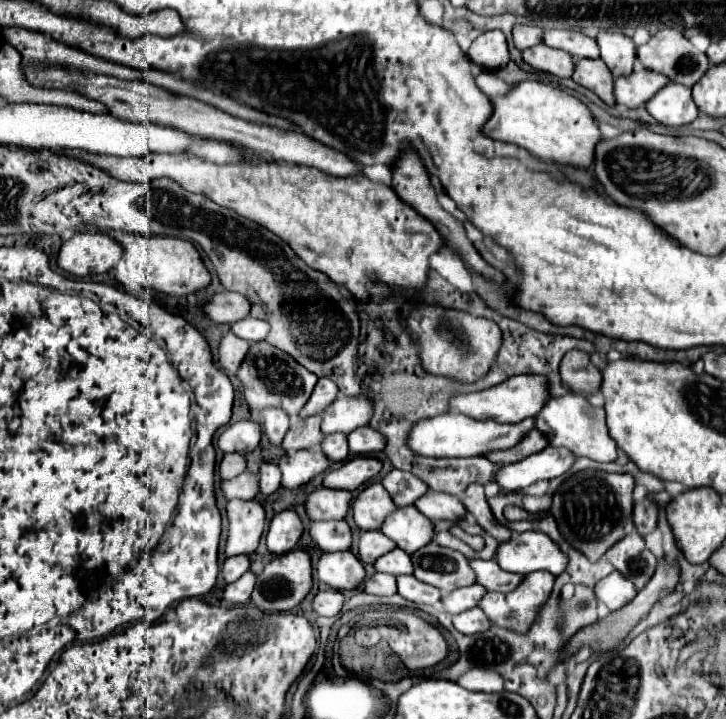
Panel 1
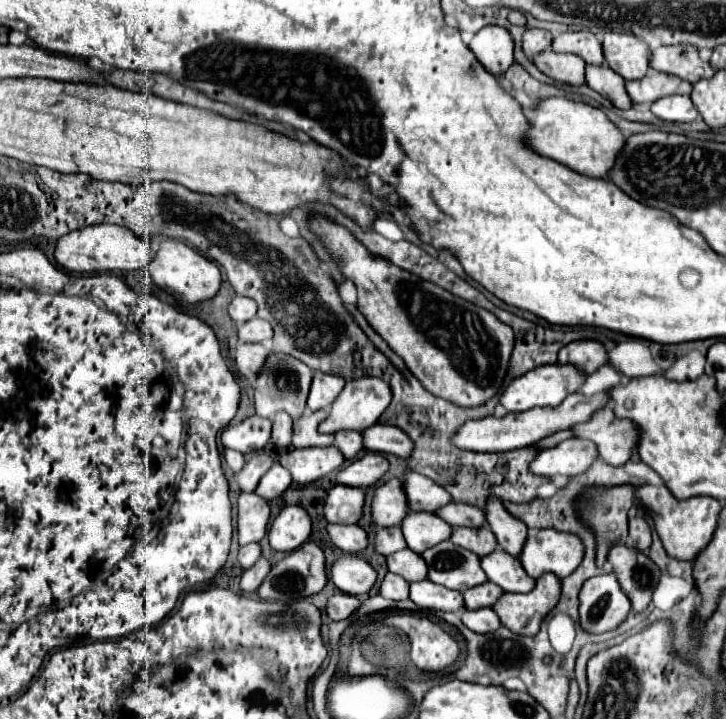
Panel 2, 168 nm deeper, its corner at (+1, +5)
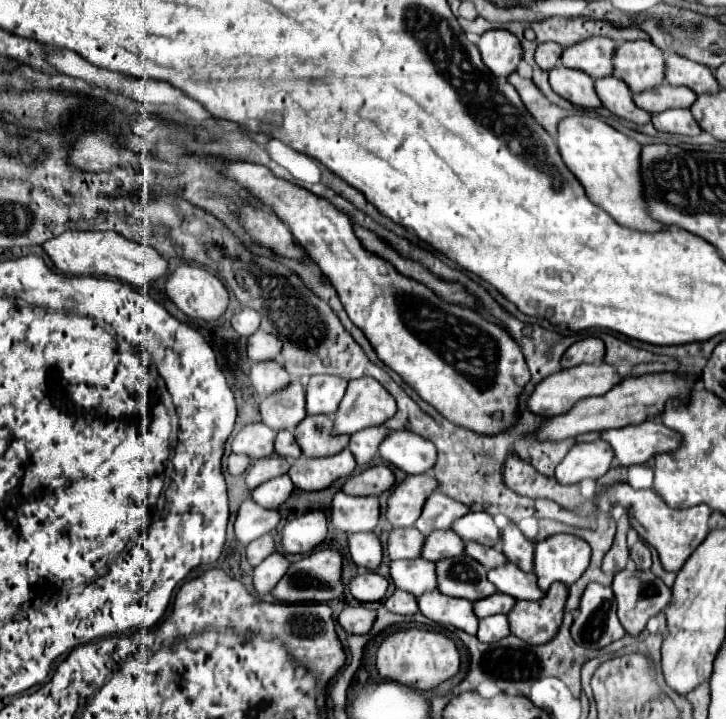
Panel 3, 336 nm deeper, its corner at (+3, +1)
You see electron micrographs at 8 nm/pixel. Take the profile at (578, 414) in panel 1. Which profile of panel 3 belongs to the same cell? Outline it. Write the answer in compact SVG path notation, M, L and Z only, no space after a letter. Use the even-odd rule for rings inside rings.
M645 420L625 428L603 430L601 440L609 442L617 466L643 464L657 452L671 452L679 446L681 436L663 426L659 420Z

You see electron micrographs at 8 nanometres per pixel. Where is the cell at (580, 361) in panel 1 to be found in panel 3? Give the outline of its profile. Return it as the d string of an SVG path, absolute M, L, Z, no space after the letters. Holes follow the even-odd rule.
M585 338L575 342L571 348L567 348L567 352L563 354L563 368L571 368L571 366L579 366L583 362L587 364L597 364L603 362L605 356L605 344L599 338Z

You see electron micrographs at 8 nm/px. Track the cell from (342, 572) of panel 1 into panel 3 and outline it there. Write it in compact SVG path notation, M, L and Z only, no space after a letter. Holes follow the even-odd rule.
M361 572L355 574L347 588L351 592L351 596L359 602L377 602L385 596L387 592L387 580L383 576L379 576L377 572Z

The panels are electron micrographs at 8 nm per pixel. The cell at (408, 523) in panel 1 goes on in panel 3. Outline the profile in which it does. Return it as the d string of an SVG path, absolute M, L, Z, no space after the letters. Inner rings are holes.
M435 530L435 534L425 536L421 558L437 562L439 558L457 556L463 552L463 540L453 530Z

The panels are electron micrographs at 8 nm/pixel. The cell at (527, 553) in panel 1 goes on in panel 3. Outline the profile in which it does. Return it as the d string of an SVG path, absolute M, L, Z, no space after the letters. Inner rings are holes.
M553 534L535 544L533 572L539 588L547 590L551 582L573 584L589 566L591 546L573 534Z

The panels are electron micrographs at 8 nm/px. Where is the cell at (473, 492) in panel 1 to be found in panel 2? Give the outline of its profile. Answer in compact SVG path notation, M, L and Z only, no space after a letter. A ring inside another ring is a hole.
M489 498L487 506L485 506L485 514L487 514L487 524L493 530L493 534L497 536L499 546L505 552L513 554L515 558L519 558L525 538L527 538L525 522L517 520L513 514L509 514L497 498Z

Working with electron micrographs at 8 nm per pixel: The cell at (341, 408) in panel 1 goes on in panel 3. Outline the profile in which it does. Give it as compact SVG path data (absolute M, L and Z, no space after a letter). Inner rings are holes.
M375 378L351 380L333 416L335 434L355 434L369 426L381 426L395 414L395 398Z

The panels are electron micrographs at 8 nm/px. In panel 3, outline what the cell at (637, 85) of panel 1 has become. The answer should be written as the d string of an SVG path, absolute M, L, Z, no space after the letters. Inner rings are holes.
M667 82L645 90L643 94L633 94L633 102L651 114L667 108L689 108L695 98L697 94L693 90L685 86L671 86Z

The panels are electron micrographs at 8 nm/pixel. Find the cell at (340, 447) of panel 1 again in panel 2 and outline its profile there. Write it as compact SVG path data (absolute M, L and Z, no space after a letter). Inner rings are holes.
M341 430L335 434L335 444L347 460L353 460L363 450L363 434L355 430Z

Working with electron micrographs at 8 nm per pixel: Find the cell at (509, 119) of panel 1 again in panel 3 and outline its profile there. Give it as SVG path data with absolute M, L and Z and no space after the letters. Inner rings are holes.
M571 114L565 116L557 126L557 148L567 164L567 168L575 174L575 178L587 190L591 202L601 206L607 214L611 214L619 224L637 228L637 230L659 230L663 224L655 222L647 216L641 194L639 180L639 152L641 144L625 134L617 132L609 124L599 118Z

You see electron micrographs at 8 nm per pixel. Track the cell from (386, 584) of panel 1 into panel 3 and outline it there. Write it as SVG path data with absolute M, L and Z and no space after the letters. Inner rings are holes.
M395 588L395 592L385 598L383 606L395 614L415 614L417 612L417 598L413 594L407 594L405 590Z

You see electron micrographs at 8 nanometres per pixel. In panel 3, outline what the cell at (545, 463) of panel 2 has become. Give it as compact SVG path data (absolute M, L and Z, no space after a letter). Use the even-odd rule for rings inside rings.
M603 440L589 444L575 444L567 456L555 466L559 484L577 484L585 478L601 478L613 462L613 450Z

